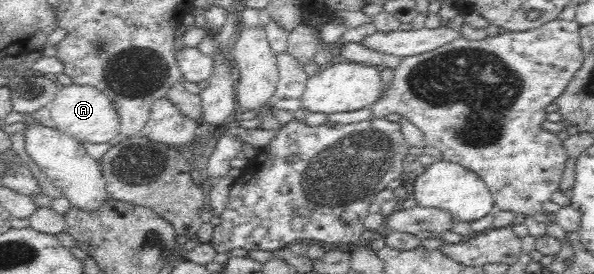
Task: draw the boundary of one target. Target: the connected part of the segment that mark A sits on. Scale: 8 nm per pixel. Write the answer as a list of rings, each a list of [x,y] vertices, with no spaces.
[[[68,85],[58,91],[56,99],[48,106],[54,130],[85,143],[108,143],[120,133],[121,123],[114,103],[97,88]]]

